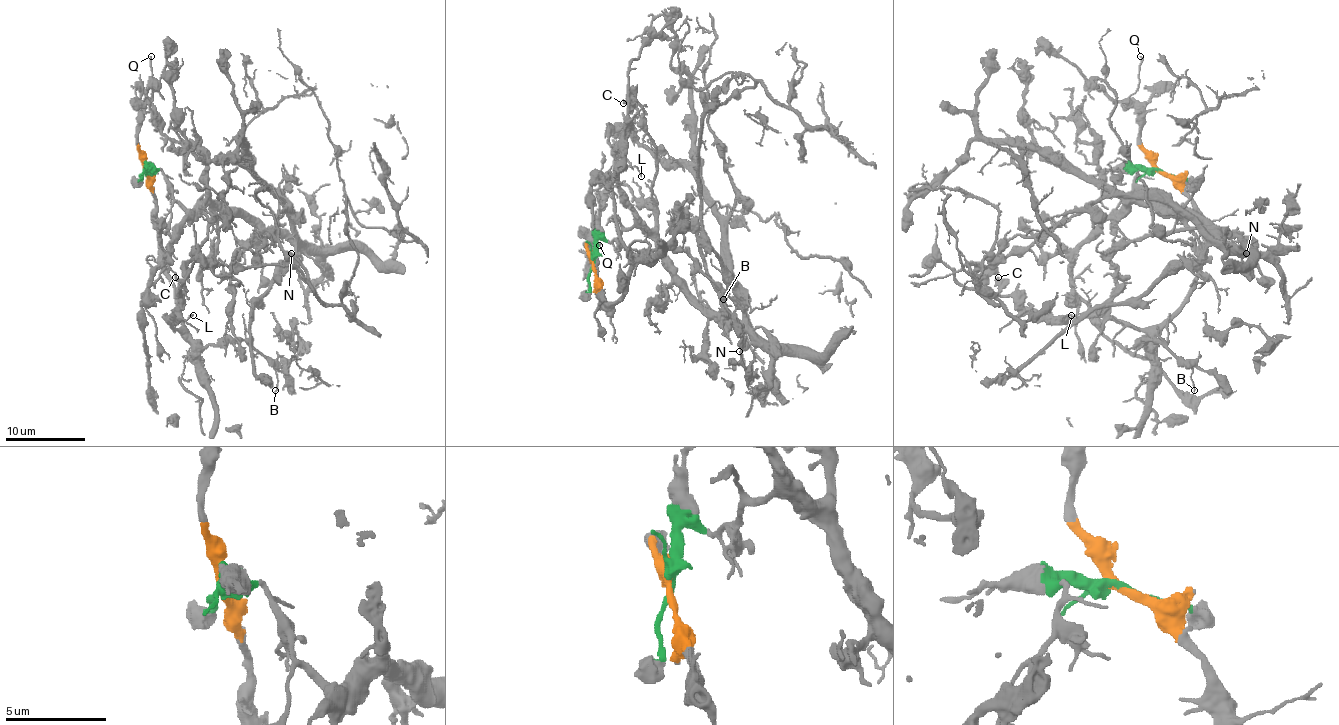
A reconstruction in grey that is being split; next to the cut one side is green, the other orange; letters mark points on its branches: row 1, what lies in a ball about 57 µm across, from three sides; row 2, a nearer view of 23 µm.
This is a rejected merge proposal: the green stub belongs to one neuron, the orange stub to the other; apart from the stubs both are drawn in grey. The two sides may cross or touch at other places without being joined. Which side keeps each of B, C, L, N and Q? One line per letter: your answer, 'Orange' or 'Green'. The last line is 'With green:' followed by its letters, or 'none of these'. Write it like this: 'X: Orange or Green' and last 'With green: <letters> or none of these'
B: Orange
C: Orange
L: Orange
N: Green
Q: Orange
With green: N

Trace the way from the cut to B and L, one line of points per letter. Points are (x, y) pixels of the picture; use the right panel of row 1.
B: (1158, 170), (1192, 204), (1204, 242), (1204, 264), (1192, 292), (1142, 345), (1160, 341), (1190, 369), (1194, 391)
L: (1158, 170), (1190, 200), (1204, 242), (1192, 292), (1158, 325), (1062, 319), (1072, 315)

